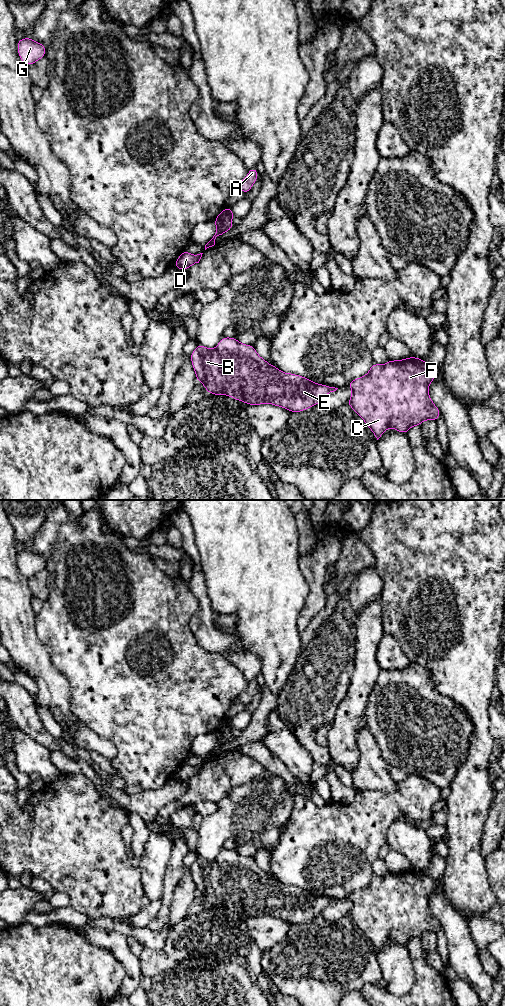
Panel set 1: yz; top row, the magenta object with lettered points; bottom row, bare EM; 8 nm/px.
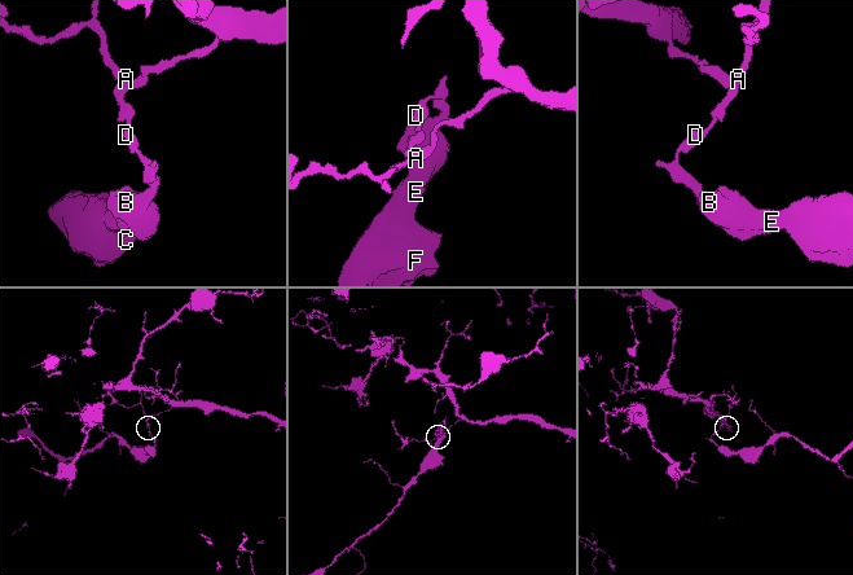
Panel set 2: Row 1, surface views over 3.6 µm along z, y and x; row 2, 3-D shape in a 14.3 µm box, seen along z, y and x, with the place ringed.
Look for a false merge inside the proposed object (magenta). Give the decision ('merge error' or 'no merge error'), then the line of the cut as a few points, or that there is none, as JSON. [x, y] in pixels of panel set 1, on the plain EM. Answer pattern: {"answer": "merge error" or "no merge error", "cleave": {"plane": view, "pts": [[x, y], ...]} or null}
{"answer": "merge error", "cleave": {"plane": "yz", "pts": [[225, 721], [222, 745]]}}

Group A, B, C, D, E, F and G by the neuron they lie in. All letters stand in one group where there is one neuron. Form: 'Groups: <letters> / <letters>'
Groups: A G / B C D E F

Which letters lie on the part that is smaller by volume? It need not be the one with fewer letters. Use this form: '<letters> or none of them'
B, C, D, E, F

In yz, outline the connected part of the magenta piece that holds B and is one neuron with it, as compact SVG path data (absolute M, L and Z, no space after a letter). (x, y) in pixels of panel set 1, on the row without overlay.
M224 848L214 861L198 856L190 870L196 891L204 896L207 904L213 907L227 907L247 917L269 915L296 925L321 915L321 911L328 905L338 901L280 883L261 870L253 857L242 856L237 850Z

